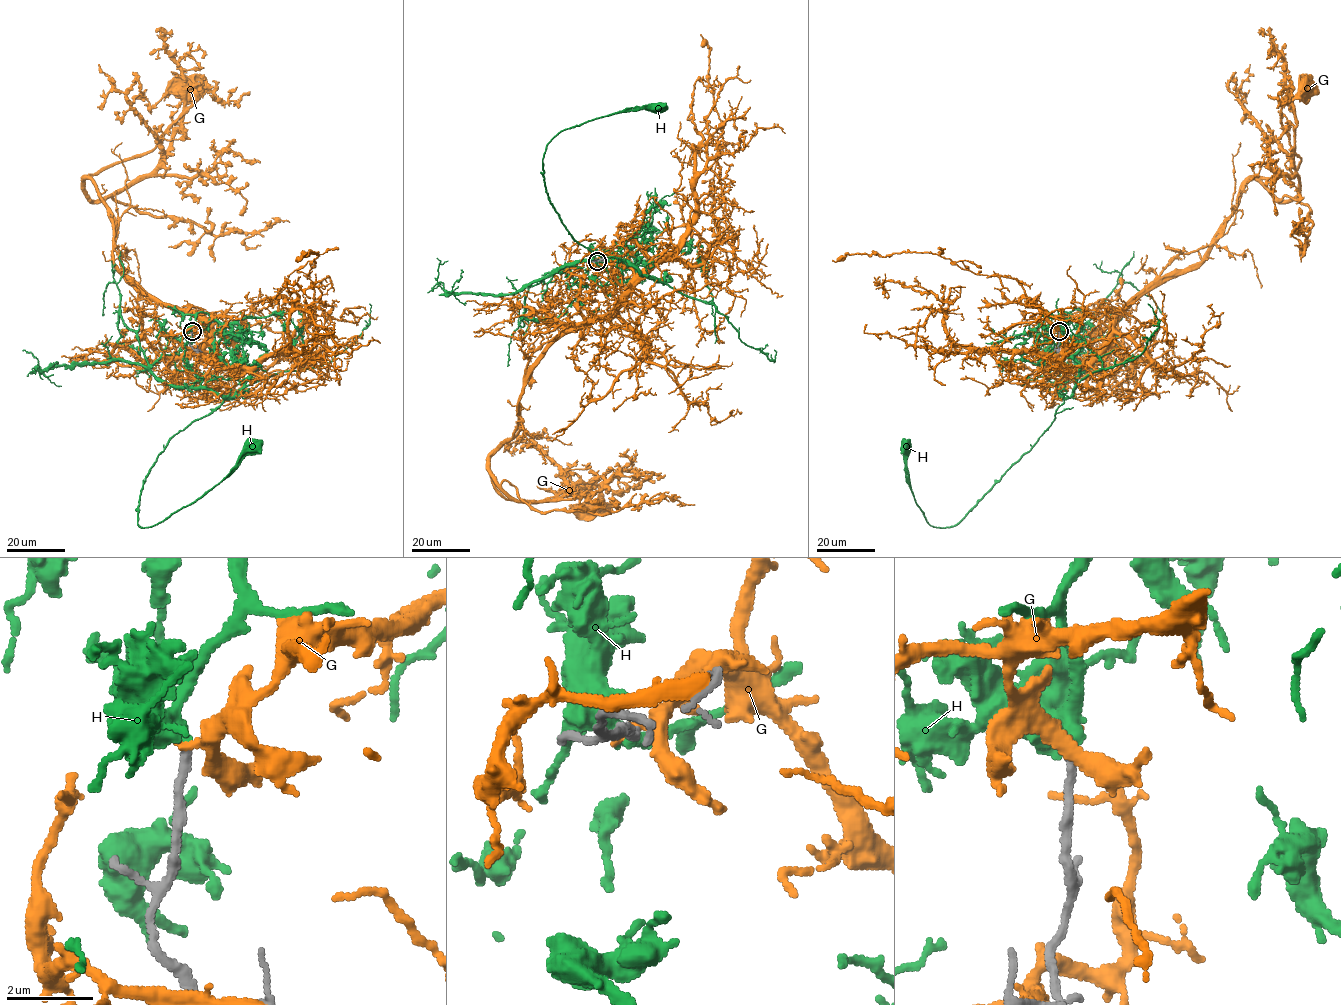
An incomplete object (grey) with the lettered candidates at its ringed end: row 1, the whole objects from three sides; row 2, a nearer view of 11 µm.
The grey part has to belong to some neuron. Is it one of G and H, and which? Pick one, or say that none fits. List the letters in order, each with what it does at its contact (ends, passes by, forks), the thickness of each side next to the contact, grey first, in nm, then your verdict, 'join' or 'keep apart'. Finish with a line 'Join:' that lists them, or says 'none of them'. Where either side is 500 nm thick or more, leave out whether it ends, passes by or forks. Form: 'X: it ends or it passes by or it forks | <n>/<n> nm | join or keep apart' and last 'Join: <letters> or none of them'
G: it passes by | 240/320 nm | keep apart
H: it passes by | 240/260 nm | join
Join: H

